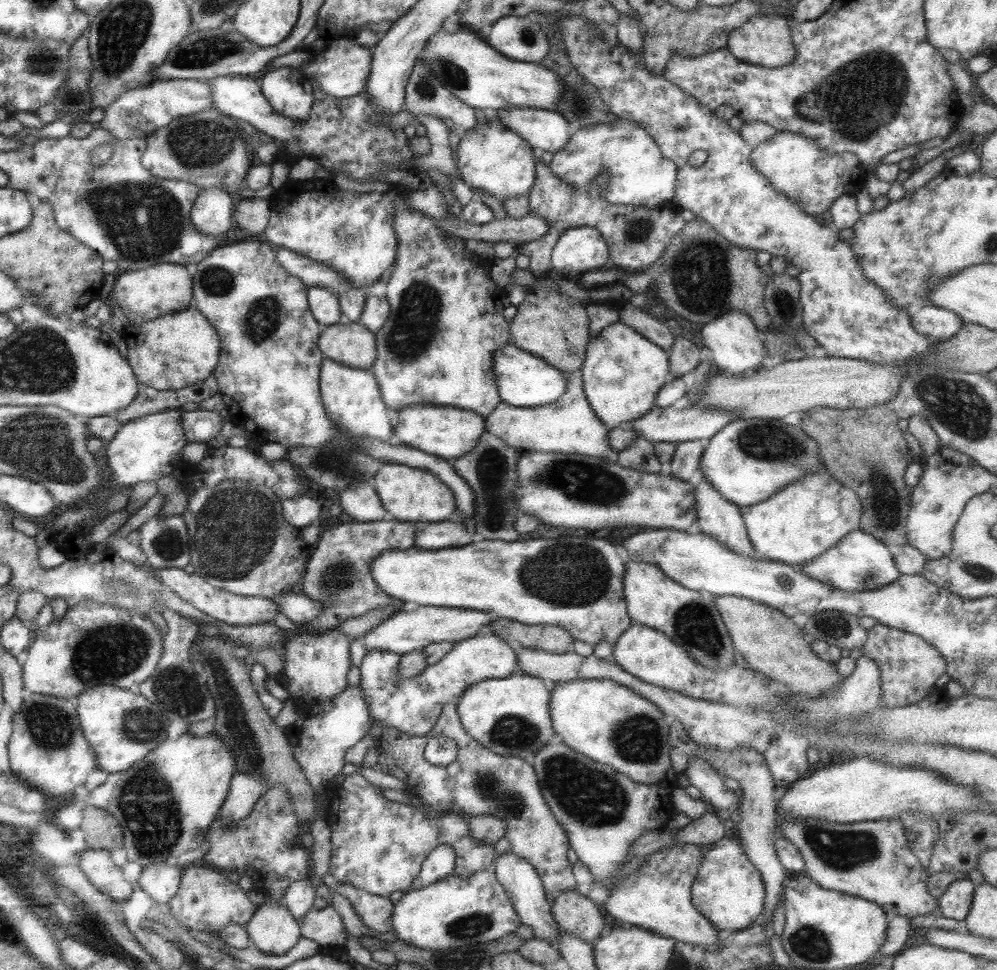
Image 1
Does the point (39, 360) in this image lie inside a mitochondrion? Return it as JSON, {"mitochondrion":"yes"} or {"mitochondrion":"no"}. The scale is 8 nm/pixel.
{"mitochondrion":"yes"}

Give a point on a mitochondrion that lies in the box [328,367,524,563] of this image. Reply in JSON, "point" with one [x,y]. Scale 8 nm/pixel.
{"point":[491,466]}

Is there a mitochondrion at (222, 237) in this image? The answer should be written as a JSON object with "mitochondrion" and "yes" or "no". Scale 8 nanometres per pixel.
{"mitochondrion":"no"}

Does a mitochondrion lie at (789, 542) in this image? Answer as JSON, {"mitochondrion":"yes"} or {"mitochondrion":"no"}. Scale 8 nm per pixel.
{"mitochondrion":"no"}

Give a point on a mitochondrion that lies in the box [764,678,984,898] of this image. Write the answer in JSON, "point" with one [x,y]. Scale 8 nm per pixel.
{"point":[844,851]}

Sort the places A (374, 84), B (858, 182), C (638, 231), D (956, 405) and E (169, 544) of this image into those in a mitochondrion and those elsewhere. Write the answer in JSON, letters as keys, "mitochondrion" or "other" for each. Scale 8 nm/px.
{"A":"other","B":"other","C":"mitochondrion","D":"mitochondrion","E":"mitochondrion"}

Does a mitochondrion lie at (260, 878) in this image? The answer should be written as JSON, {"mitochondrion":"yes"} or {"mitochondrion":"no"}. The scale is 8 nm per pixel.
{"mitochondrion":"no"}

